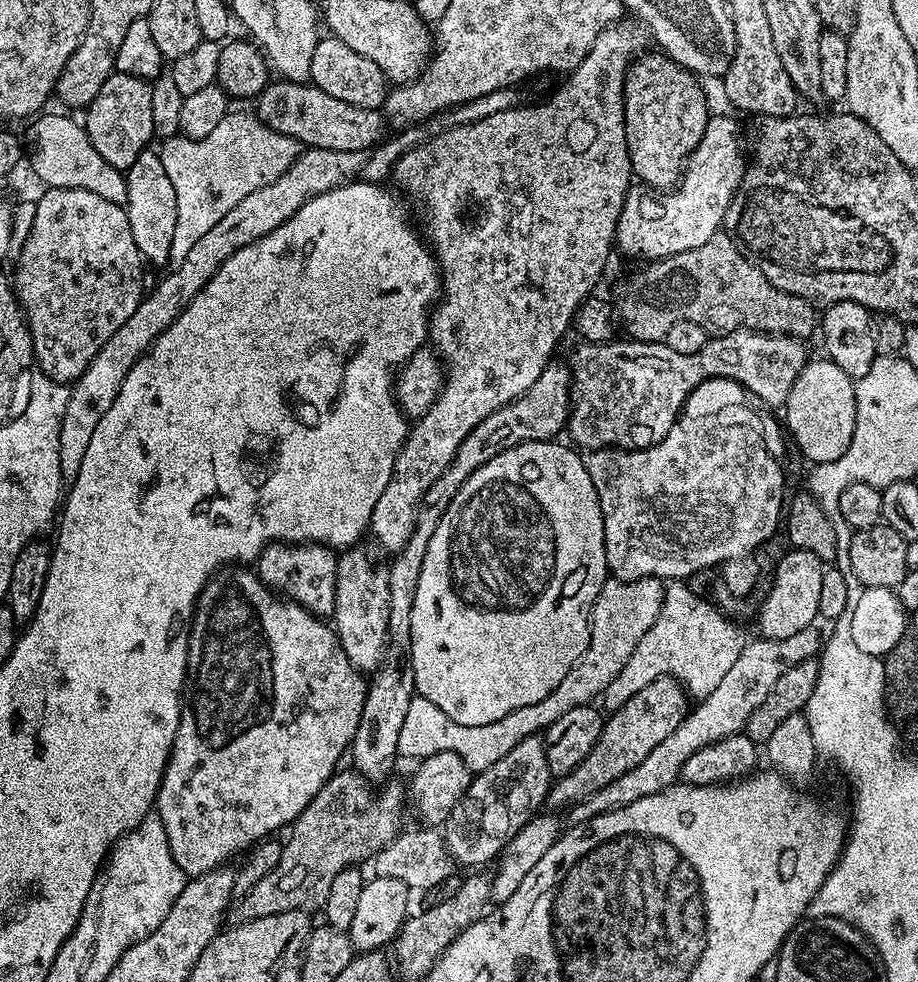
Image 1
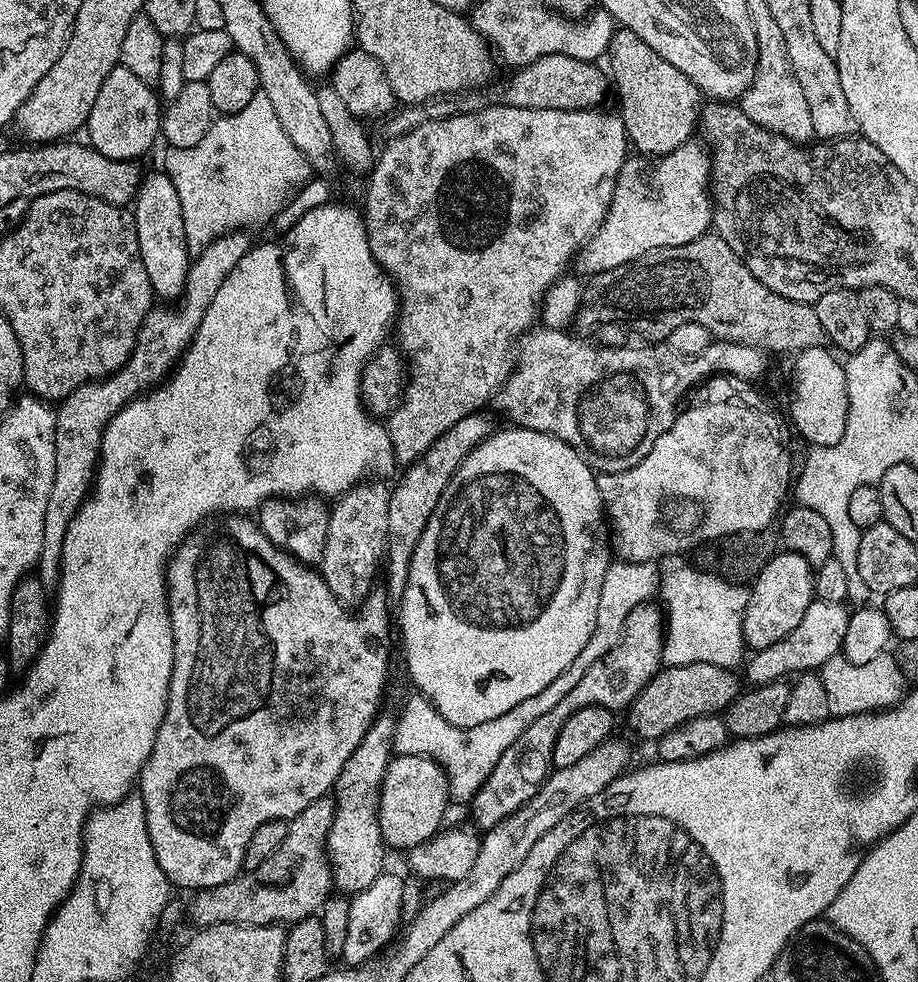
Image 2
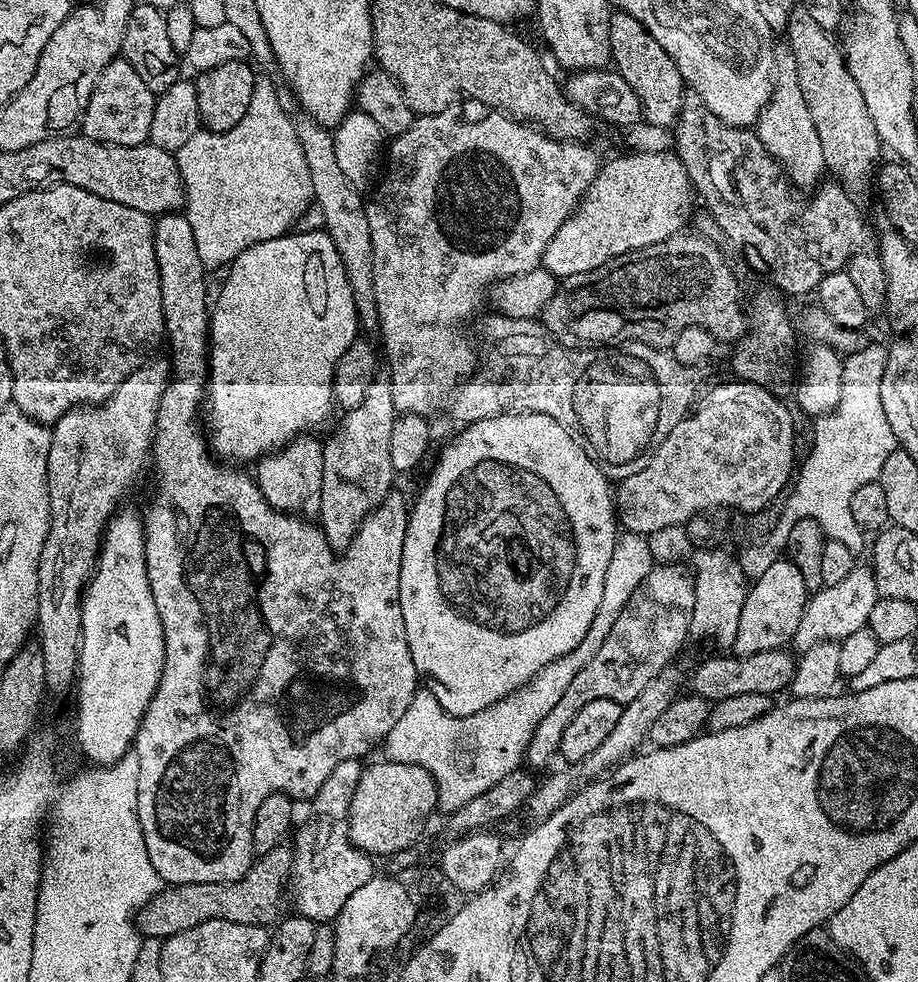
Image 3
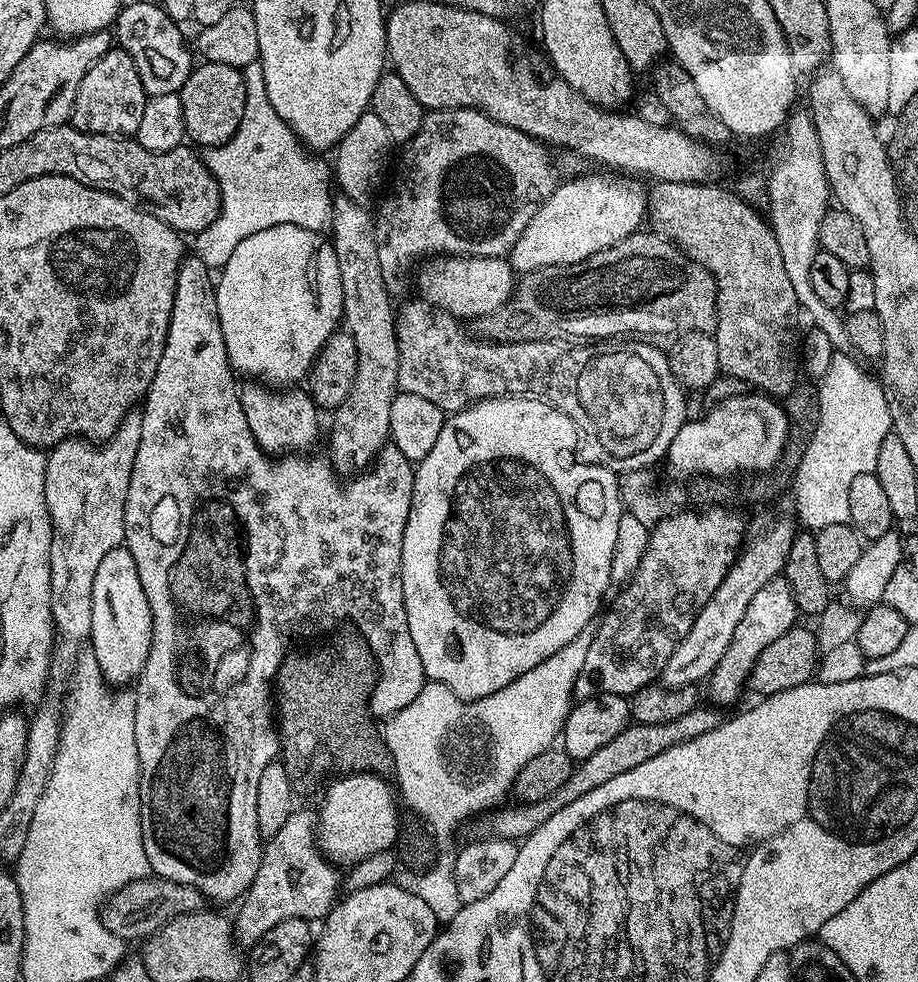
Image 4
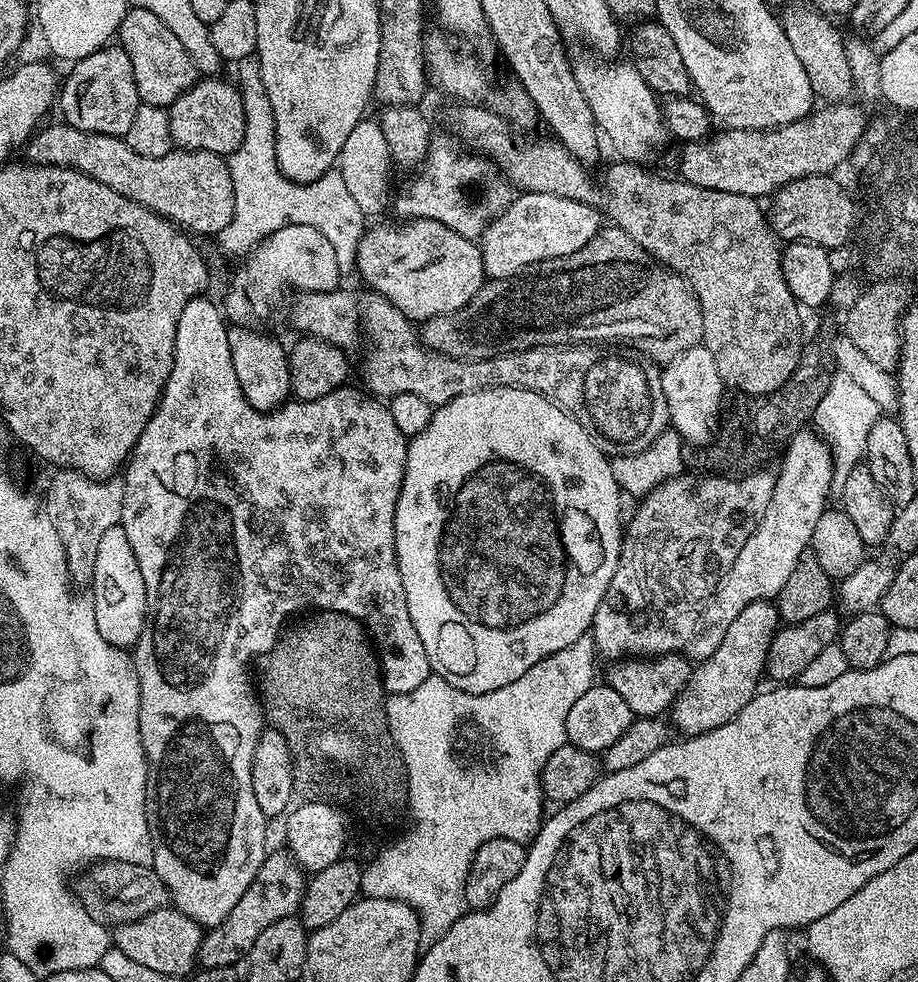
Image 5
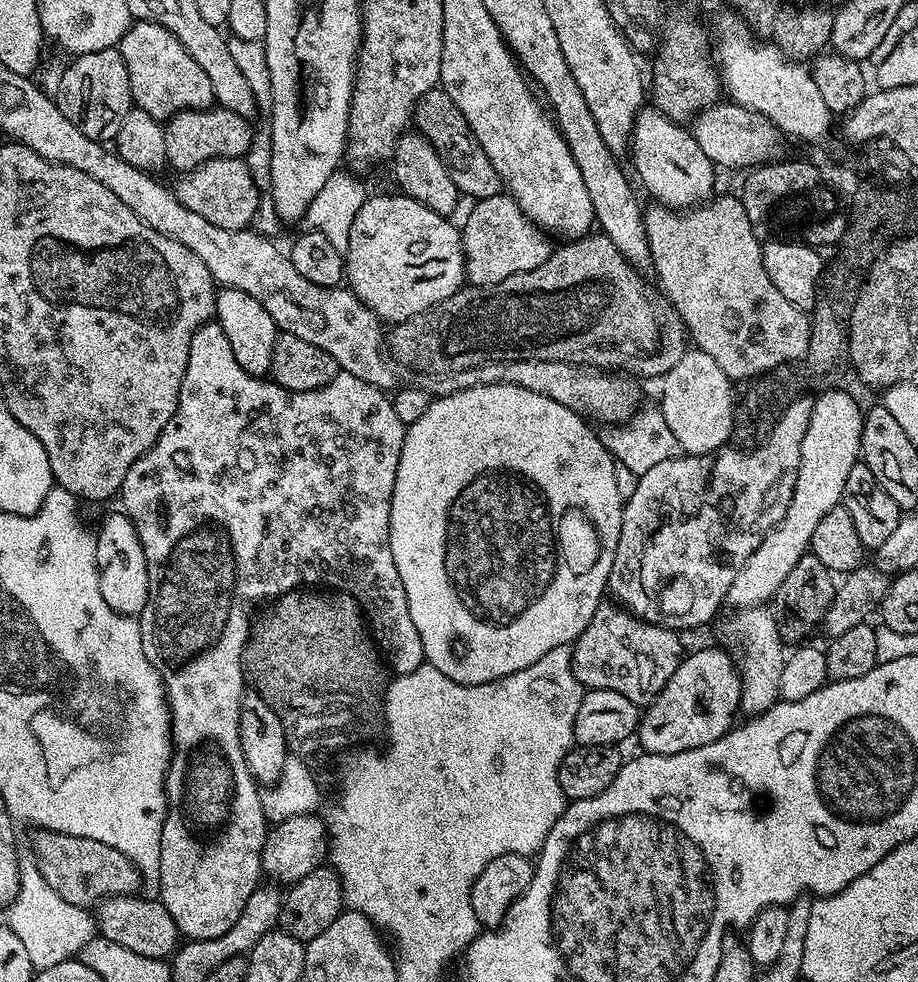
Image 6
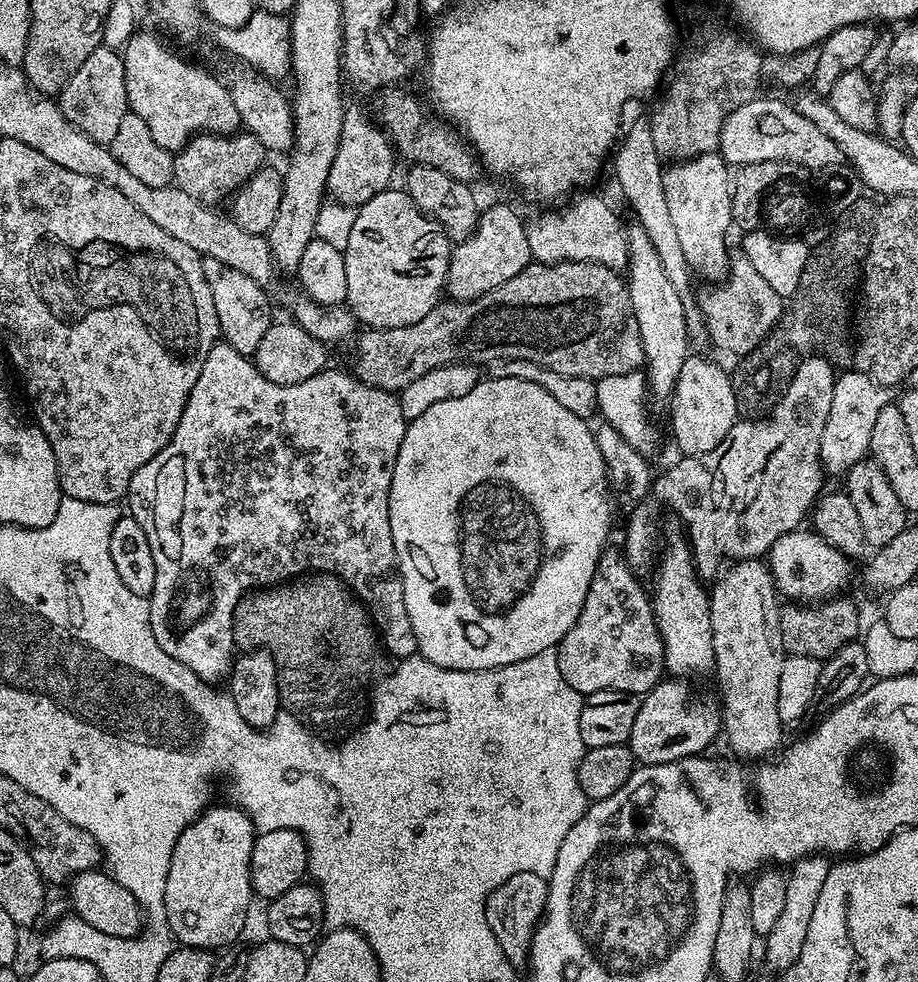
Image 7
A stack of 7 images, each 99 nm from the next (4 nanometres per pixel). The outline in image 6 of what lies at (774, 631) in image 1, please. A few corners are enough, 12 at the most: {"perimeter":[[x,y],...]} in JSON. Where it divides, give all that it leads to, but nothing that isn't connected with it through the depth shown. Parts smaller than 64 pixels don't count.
{"perimeter":[[689,651],[638,737],[647,755],[722,738],[740,712],[740,670]]}

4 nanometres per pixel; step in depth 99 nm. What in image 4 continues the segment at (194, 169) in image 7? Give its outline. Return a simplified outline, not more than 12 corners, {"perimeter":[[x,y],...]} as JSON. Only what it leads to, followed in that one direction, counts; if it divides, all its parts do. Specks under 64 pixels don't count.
{"perimeter":[[200,62],[179,90],[184,130],[201,149],[238,130],[241,69]]}

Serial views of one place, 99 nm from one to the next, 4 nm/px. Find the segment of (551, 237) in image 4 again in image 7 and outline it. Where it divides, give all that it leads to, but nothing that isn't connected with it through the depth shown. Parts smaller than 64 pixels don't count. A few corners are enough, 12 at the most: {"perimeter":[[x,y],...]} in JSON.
{"perimeter":[[510,205],[481,211],[451,249],[444,287],[473,300],[531,263]]}

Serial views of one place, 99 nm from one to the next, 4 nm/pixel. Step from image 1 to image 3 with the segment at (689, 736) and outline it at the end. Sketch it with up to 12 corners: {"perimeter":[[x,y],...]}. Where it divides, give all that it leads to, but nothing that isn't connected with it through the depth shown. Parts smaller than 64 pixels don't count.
{"perimeter":[[871,567],[813,591],[790,641],[803,654],[865,627],[877,602]]}

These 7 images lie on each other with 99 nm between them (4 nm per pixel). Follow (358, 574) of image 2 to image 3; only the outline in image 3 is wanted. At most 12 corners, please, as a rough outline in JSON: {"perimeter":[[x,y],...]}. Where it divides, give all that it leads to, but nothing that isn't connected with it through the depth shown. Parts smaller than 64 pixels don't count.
{"perimeter":[[392,385],[323,441],[318,524],[343,550],[393,491]]}

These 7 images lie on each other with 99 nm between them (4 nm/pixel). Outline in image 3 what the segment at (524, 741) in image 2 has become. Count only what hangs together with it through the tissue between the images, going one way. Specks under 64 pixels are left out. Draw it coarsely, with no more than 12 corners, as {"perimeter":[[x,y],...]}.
{"perimeter":[[660,564],[538,722],[529,769],[557,759],[586,702],[629,704],[690,636],[693,573]]}

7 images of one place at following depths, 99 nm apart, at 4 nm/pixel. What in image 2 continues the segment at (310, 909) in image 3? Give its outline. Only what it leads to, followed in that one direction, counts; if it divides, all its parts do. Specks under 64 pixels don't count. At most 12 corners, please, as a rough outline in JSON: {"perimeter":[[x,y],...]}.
{"perimeter":[[380,714],[342,766],[328,862],[344,894],[386,871],[380,791],[397,717]]}

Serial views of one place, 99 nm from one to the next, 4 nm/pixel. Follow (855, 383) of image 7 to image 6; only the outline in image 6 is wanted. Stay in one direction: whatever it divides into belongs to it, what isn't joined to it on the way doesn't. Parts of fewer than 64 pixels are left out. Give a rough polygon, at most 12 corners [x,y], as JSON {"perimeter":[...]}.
{"perimeter":[[840,386],[813,399],[794,494],[727,603],[764,606],[844,499],[864,412]]}

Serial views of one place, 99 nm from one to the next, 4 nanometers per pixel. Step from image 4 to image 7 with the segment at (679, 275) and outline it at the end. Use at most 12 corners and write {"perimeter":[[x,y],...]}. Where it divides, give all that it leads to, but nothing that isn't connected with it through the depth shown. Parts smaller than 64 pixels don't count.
{"perimeter":[[531,263],[422,322],[361,331],[357,380],[524,359],[645,367],[625,277]]}

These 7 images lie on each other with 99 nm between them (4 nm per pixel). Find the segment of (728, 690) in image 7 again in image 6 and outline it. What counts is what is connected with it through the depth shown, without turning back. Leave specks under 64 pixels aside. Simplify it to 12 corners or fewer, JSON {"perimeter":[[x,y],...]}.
{"perimeter":[[771,607],[738,608],[723,643],[738,661],[740,712],[780,699],[786,645]]}

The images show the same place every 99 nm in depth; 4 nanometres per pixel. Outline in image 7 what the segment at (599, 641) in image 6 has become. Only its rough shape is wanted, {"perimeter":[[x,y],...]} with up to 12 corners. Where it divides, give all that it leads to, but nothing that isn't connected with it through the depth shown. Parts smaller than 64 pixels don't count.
{"perimeter":[[623,551],[598,558],[556,645],[582,694],[640,698],[665,675],[649,593]]}

